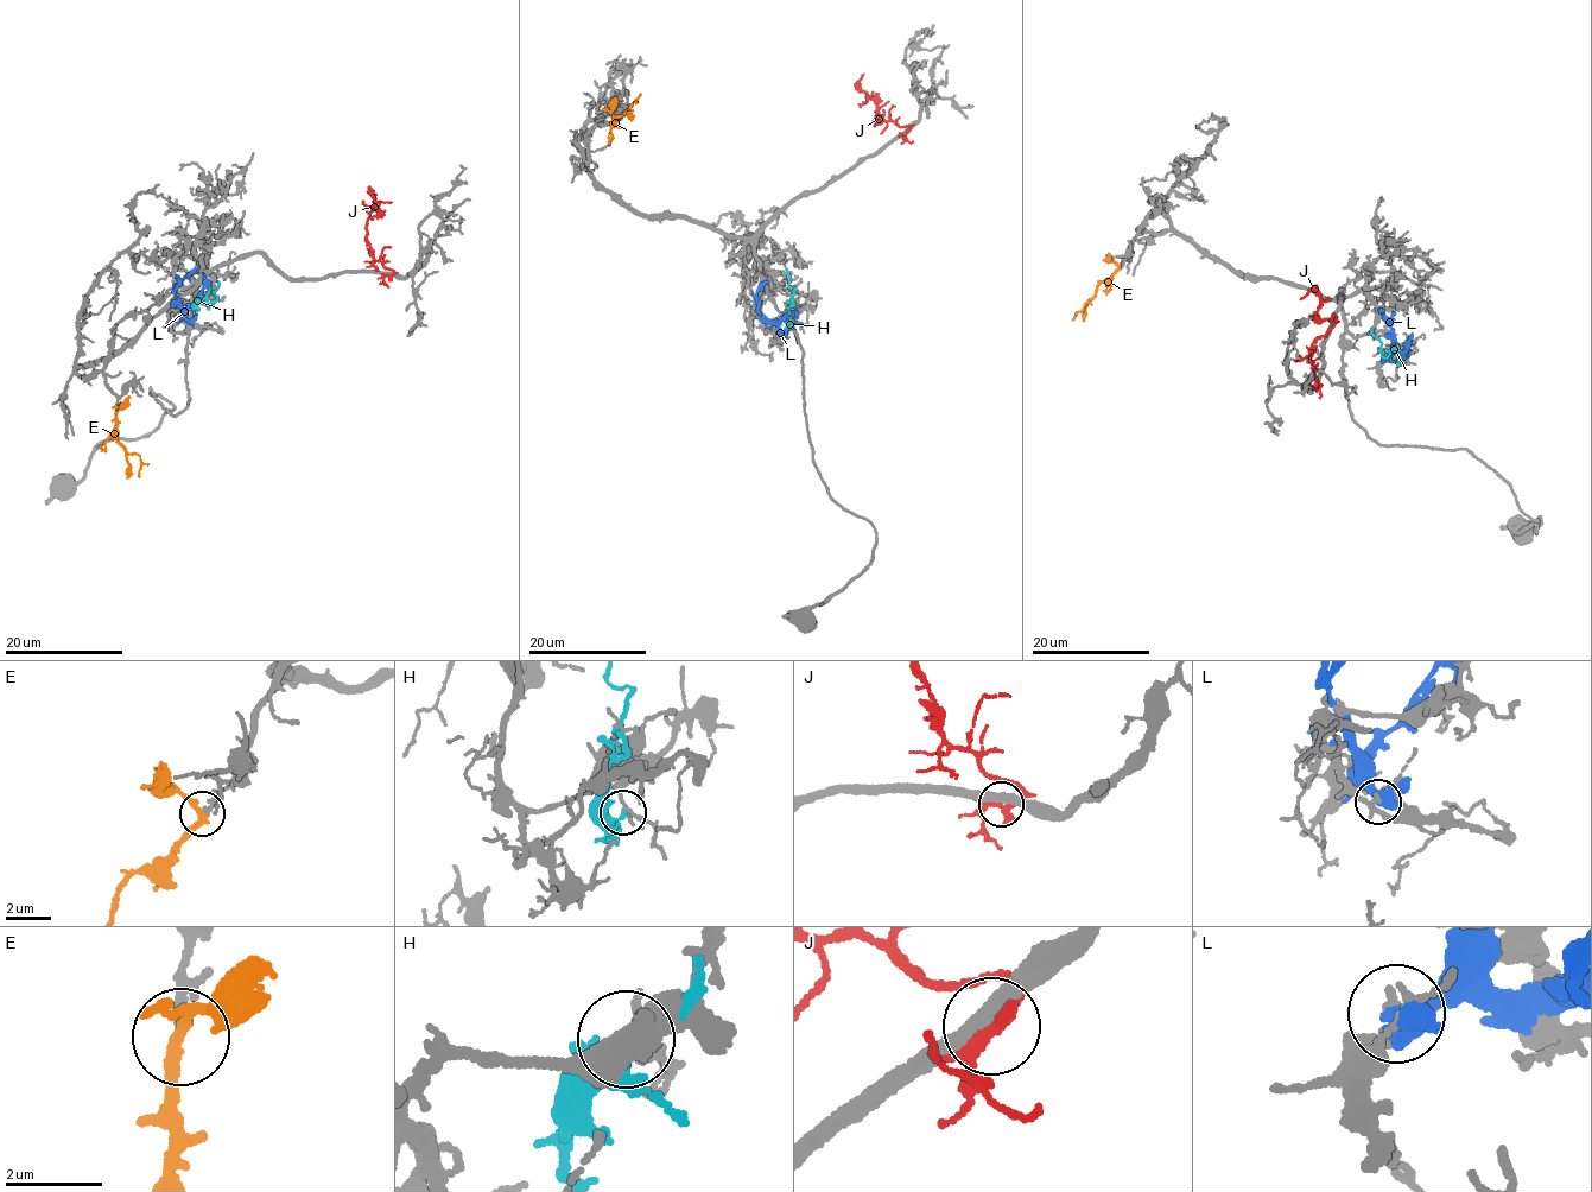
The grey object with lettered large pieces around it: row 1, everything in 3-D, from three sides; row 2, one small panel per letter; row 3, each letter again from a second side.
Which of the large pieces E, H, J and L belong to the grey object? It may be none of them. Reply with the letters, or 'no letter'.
E

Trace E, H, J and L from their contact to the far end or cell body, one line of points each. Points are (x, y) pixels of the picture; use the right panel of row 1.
E: (1120, 266), (1111, 278), (1101, 281), (1072, 319)
H: (1405, 352), (1380, 350), (1381, 341), (1371, 333), (1371, 328)
J: (1317, 385), (1311, 347), (1336, 321), (1324, 319), (1315, 315), (1319, 296), (1313, 291), (1300, 299)
L: (1383, 359), (1389, 350), (1394, 334), (1381, 312), (1386, 309)

